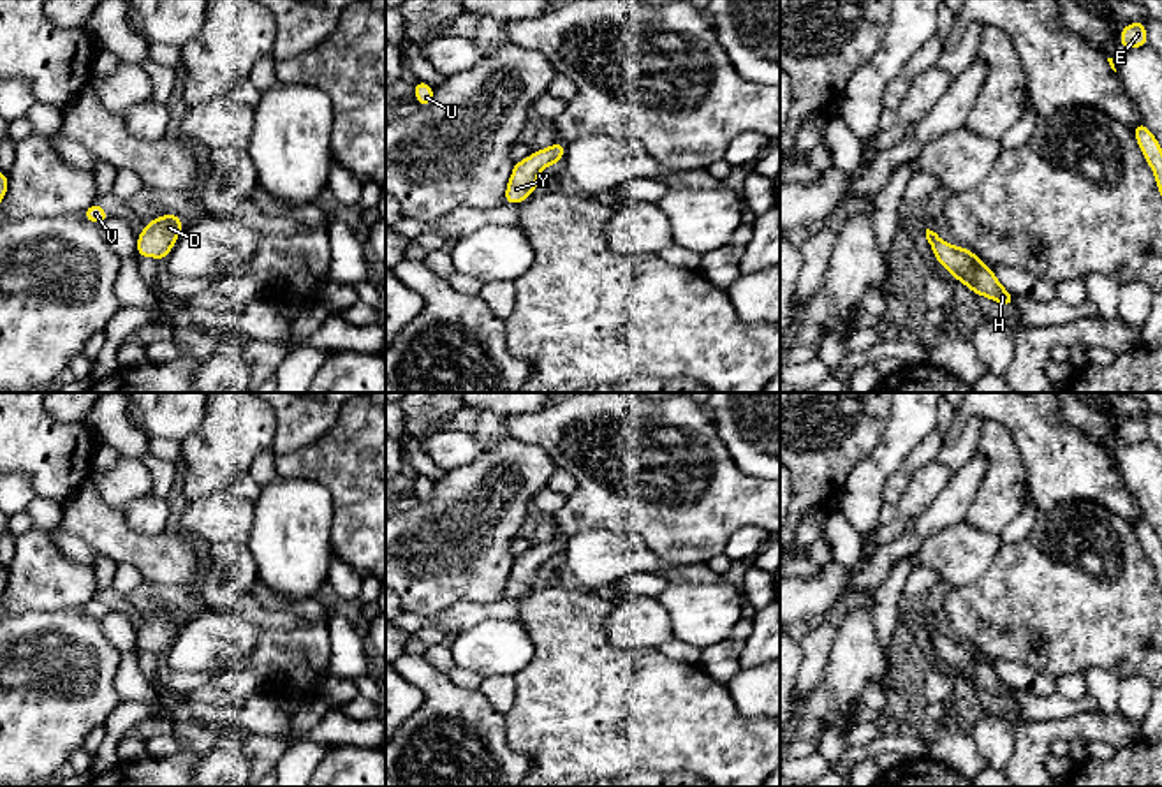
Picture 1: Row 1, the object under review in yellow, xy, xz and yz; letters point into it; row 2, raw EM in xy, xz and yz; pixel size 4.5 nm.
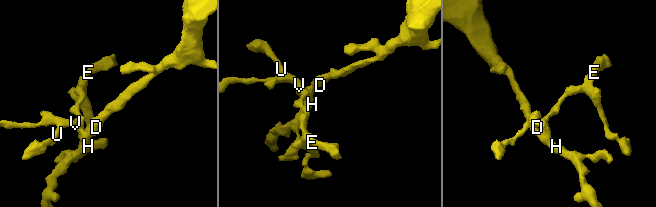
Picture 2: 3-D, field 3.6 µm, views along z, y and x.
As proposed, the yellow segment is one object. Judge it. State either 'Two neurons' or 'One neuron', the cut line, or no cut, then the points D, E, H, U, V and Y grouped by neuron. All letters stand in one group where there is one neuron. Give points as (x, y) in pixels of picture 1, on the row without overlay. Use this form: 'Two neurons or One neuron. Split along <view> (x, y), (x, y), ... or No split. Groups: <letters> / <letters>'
One neuron. No split. Groups: D E H U V Y

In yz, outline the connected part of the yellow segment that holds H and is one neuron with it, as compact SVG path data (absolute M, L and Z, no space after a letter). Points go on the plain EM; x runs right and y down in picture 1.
M926 623L926 634L937 657L942 658L956 676L963 676L967 683L977 690L993 694L1002 701L1014 699L1014 688L1002 681L993 662L986 660L974 646L942 636L940 630L930 623Z

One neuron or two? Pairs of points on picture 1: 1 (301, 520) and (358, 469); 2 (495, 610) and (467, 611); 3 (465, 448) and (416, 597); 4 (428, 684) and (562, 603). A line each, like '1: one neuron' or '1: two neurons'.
1: two neurons
2: one neuron
3: two neurons
4: two neurons

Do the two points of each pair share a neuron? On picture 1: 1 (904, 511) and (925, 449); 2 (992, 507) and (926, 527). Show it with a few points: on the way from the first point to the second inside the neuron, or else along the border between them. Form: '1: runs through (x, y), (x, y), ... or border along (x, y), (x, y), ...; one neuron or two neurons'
1: border along (935, 458), (914, 472), (907, 490), (895, 506); two neurons
2: border along (983, 478), (963, 520); two neurons

